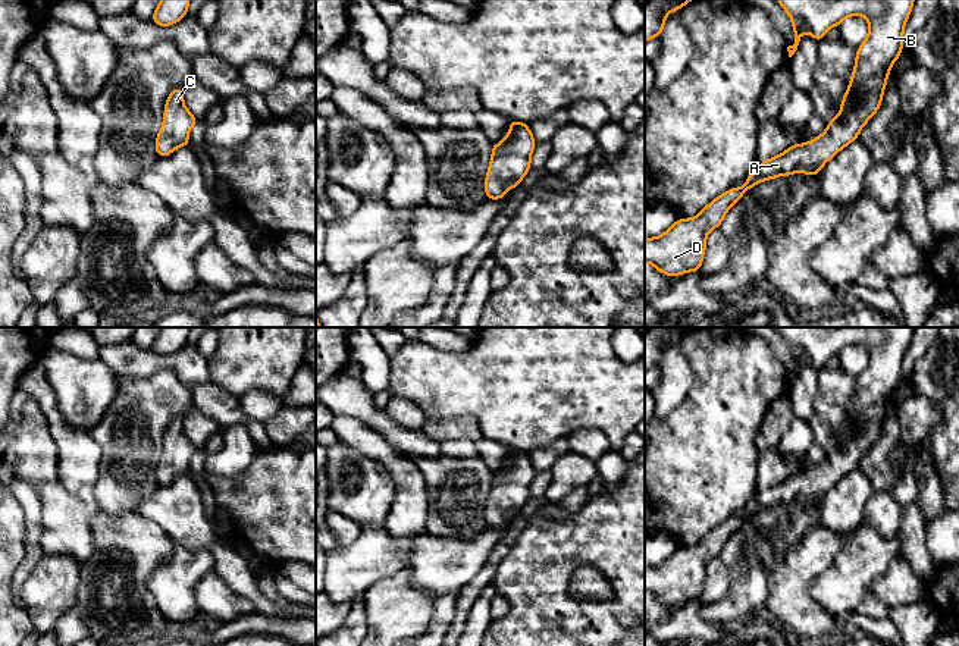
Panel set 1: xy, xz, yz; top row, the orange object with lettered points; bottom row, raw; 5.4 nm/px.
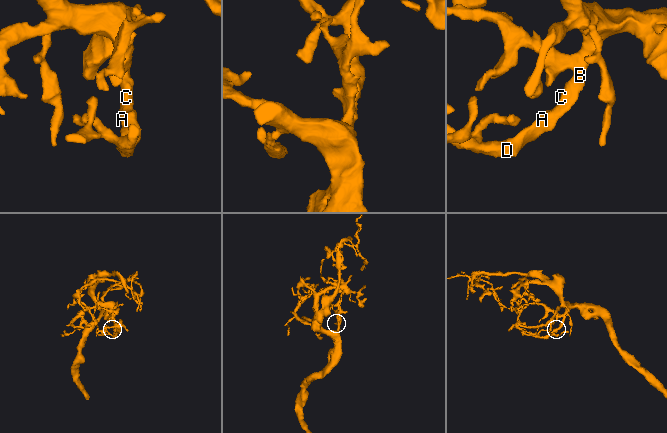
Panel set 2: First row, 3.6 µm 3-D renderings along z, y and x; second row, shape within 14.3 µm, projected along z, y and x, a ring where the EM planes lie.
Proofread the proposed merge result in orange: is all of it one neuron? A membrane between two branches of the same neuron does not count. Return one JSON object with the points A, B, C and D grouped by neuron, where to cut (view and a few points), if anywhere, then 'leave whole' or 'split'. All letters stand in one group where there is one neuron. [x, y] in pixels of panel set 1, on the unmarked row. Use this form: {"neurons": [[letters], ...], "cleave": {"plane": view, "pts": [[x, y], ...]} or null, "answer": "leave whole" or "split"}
{"neurons": [["A", "B", "C", "D"]], "cleave": null, "answer": "leave whole"}

